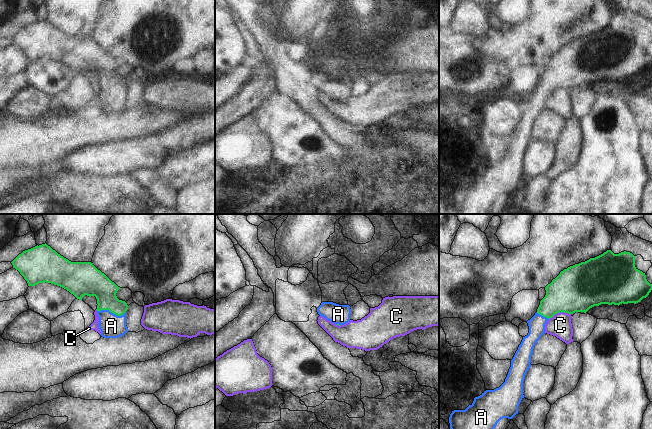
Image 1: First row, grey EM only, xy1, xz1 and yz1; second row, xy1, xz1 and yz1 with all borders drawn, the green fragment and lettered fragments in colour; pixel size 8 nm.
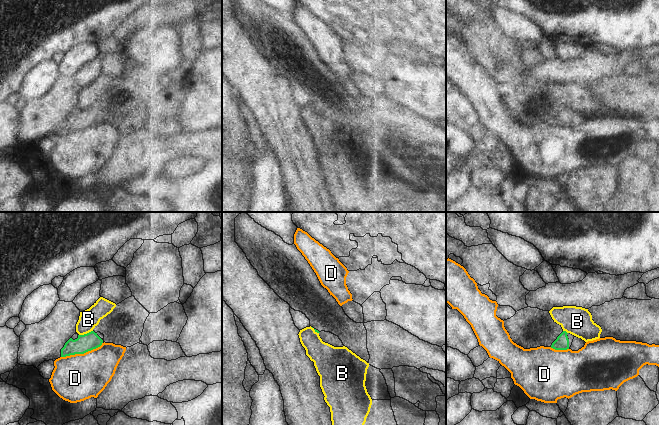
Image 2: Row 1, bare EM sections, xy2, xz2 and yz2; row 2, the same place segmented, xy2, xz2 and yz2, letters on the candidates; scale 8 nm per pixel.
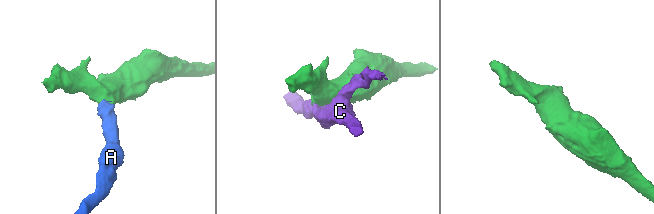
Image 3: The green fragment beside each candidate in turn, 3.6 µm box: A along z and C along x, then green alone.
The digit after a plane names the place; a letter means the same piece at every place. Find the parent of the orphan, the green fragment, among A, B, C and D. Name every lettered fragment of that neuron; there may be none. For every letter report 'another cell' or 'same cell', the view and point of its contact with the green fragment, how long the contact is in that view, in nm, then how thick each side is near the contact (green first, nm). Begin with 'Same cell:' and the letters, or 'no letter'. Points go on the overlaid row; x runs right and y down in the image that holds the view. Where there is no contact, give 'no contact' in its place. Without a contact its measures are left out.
Same cell: A
A: same cell | xy1 (111, 312) | 240 nm | 190/190 nm
B: another cell | xy2 (85, 334) | 120 nm | 140/160 nm
C: another cell | yz1 (559, 312) | 180 nm | 380/180 nm
D: another cell | xy2 (82, 353) | 360 nm | 140/380 nm

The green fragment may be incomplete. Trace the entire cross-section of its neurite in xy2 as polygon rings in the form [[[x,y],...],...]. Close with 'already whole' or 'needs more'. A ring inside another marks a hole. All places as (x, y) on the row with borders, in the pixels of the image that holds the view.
[[[91,331],[84,335],[78,335],[78,338],[73,340],[70,338],[61,349],[61,357],[66,357],[75,354],[84,354],[88,351],[100,347],[103,340]]]; already whole

